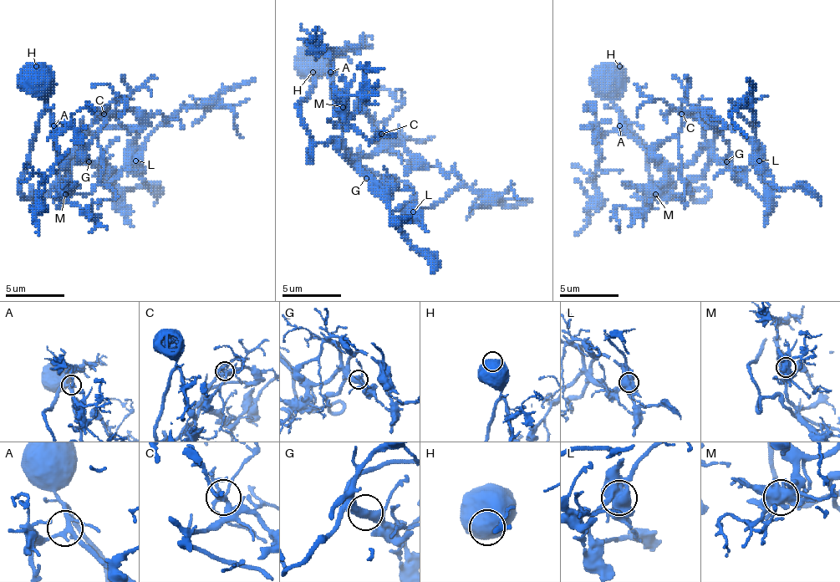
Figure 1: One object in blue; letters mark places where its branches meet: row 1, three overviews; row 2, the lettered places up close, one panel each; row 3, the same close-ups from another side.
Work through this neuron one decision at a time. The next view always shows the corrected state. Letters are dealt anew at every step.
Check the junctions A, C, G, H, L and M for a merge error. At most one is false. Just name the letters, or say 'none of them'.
L

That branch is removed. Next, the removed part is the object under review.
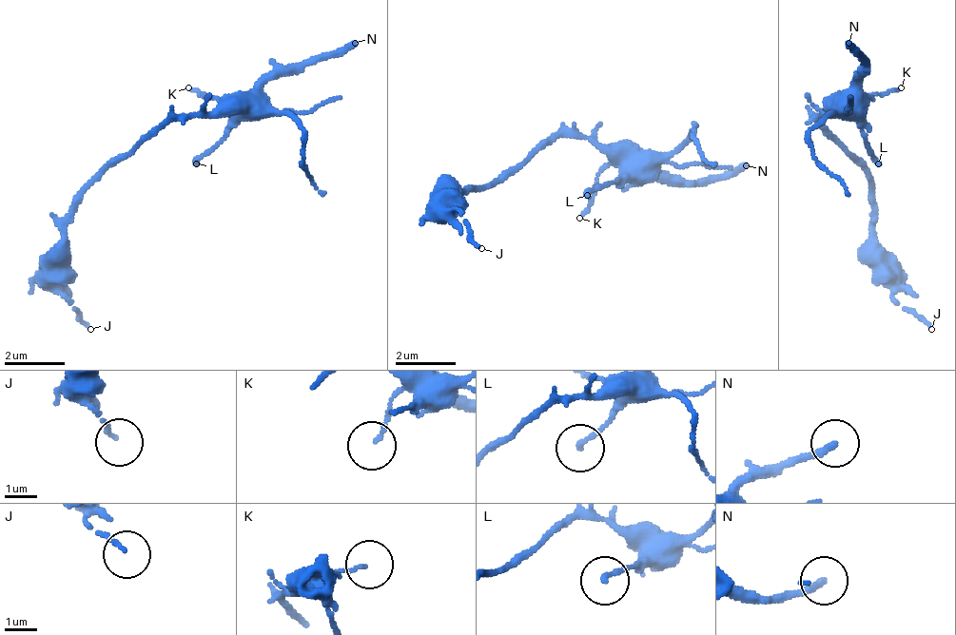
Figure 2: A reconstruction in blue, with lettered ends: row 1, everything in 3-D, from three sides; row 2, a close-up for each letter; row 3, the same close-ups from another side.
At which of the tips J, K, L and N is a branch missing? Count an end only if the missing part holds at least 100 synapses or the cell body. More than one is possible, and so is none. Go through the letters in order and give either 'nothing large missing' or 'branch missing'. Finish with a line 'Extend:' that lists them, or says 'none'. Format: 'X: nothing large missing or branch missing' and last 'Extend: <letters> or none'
J: nothing large missing
K: nothing large missing
L: nothing large missing
N: branch missing
Extend: N

